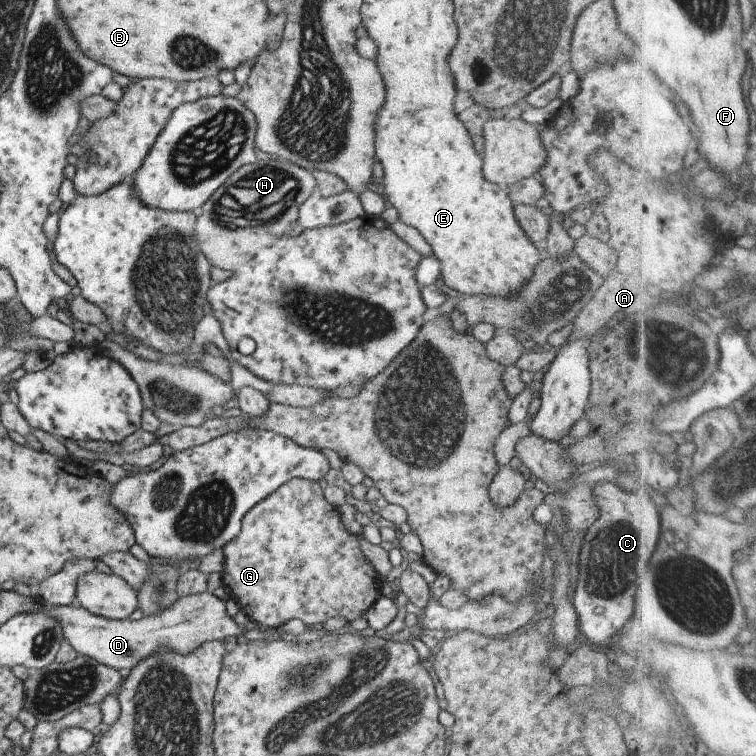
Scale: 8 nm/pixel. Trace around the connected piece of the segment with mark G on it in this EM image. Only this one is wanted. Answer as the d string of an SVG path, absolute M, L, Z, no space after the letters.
M291 478L287 482L283 482L277 490L273 490L272 494L265 496L263 500L257 502L250 510L247 510L240 521L240 530L237 536L233 540L229 540L222 550L223 556L223 570L221 570L221 586L225 590L228 598L233 600L239 606L239 610L243 612L250 620L250 624L256 626L257 624L267 626L269 628L276 628L287 621L295 619L300 620L305 624L305 628L309 625L323 624L326 620L333 617L340 617L345 621L345 628L348 627L349 622L359 618L361 614L364 614L375 600L381 596L381 581L375 574L375 570L369 566L369 562L364 558L364 555L359 549L359 542L357 538L347 532L341 524L341 516L337 507L331 506L327 500L325 500L321 488L319 488L317 482L301 478Z

